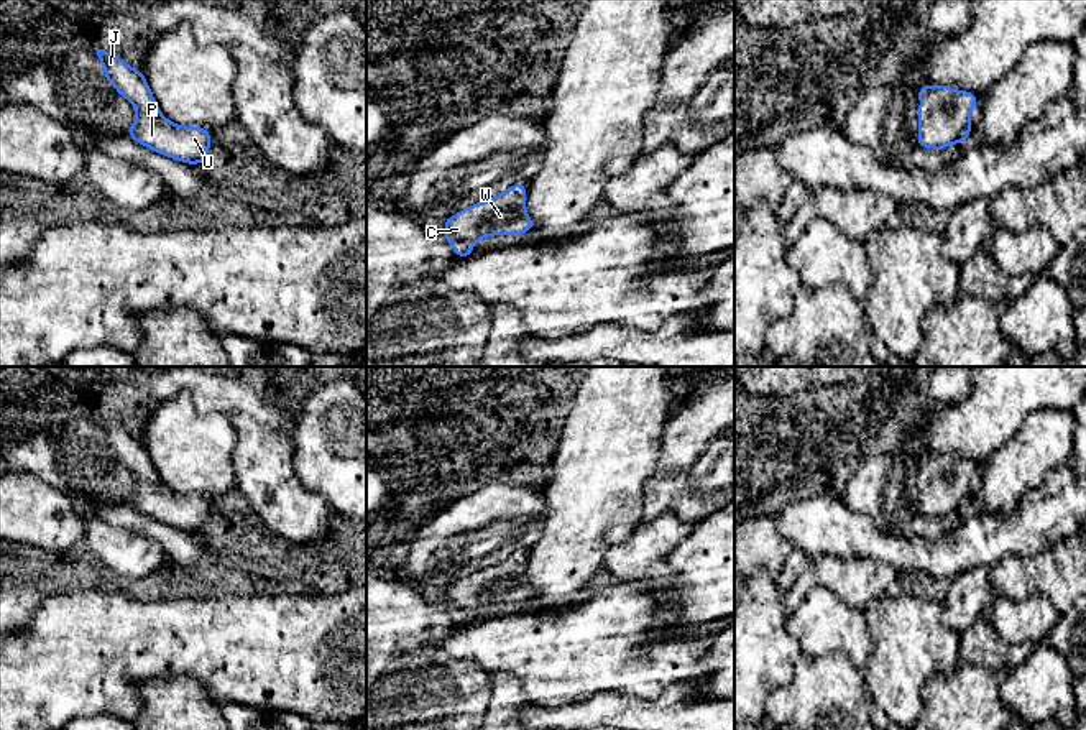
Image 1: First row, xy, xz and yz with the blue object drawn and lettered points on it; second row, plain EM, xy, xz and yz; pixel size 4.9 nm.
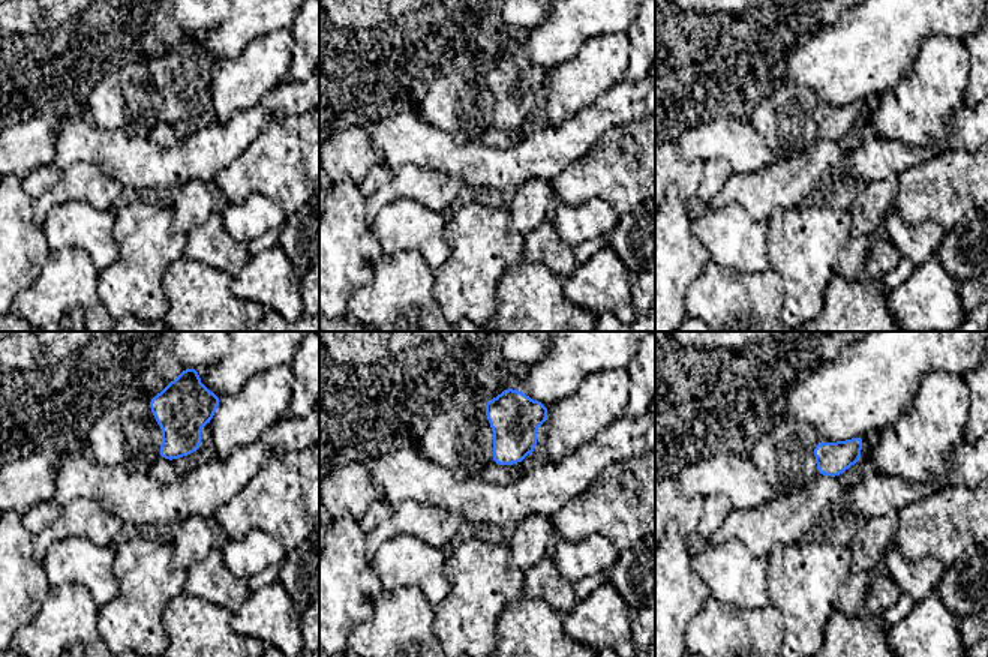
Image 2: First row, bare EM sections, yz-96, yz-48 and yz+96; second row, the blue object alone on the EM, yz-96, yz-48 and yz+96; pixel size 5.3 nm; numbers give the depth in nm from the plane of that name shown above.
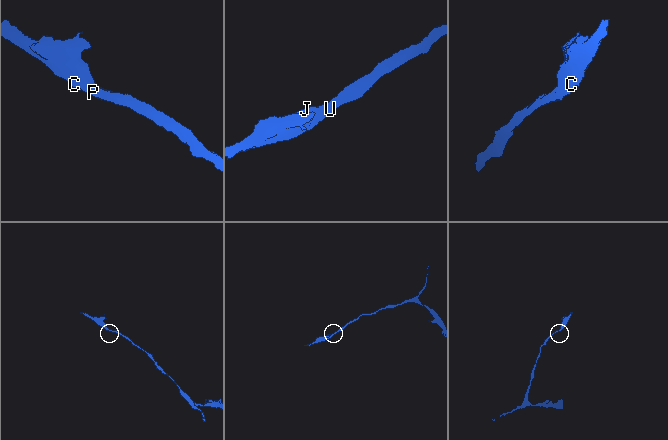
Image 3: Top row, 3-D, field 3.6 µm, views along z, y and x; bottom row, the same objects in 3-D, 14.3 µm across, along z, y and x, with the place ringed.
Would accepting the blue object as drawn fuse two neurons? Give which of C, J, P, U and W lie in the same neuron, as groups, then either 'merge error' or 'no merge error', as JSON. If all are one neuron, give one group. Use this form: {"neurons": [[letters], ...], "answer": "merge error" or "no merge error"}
{"neurons": [["C", "J", "P", "U", "W"]], "answer": "no merge error"}

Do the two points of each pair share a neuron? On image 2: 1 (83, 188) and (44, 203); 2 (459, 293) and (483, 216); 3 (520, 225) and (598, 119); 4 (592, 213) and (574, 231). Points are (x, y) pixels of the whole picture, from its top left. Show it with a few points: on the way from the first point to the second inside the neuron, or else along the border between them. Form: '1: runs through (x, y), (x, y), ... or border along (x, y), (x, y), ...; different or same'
1: runs through (74, 188), (53, 197); same
2: runs through (471, 273), (482, 252), (482, 236); same
3: border along (550, 180), (529, 179), (516, 191); different
4: runs through (588, 218), (577, 227); same

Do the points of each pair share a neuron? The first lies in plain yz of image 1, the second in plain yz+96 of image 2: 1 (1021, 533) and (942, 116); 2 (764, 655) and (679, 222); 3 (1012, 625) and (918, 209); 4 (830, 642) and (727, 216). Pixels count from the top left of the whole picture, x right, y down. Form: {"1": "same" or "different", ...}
{"1": "different", "2": "same", "3": "different", "4": "same"}

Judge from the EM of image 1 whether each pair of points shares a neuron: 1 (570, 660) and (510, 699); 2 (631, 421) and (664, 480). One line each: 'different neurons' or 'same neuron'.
1: different neurons
2: different neurons

